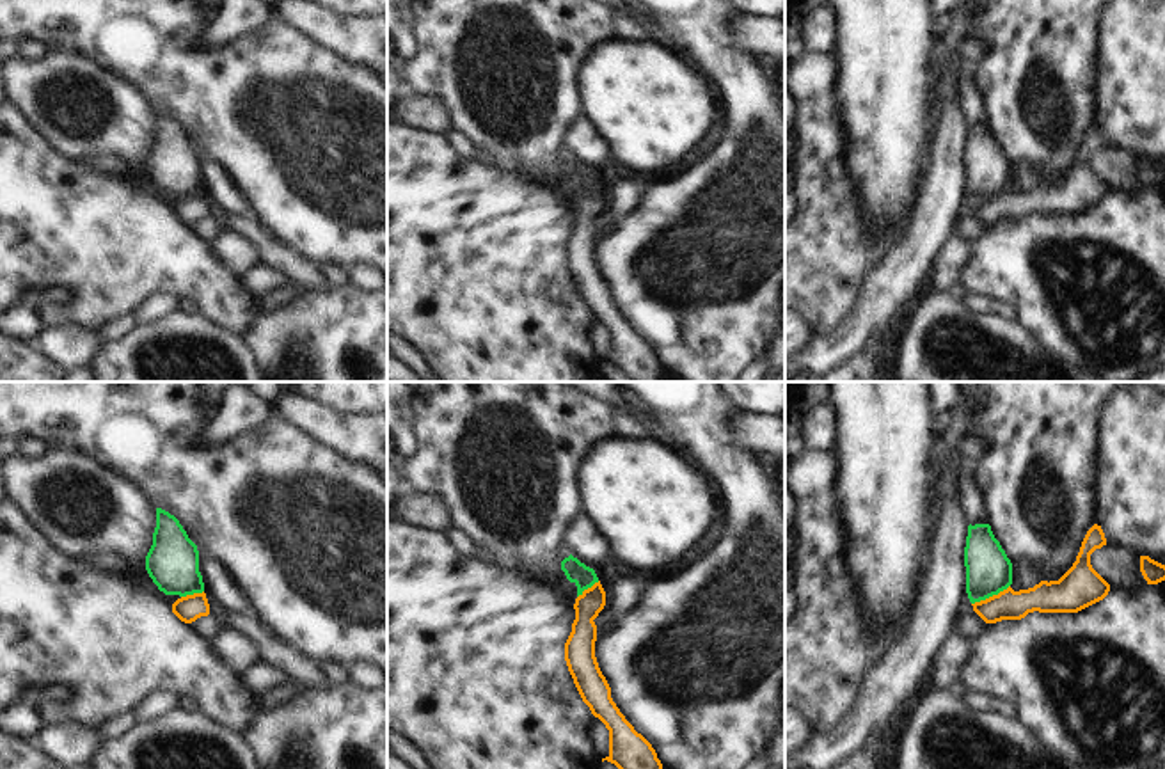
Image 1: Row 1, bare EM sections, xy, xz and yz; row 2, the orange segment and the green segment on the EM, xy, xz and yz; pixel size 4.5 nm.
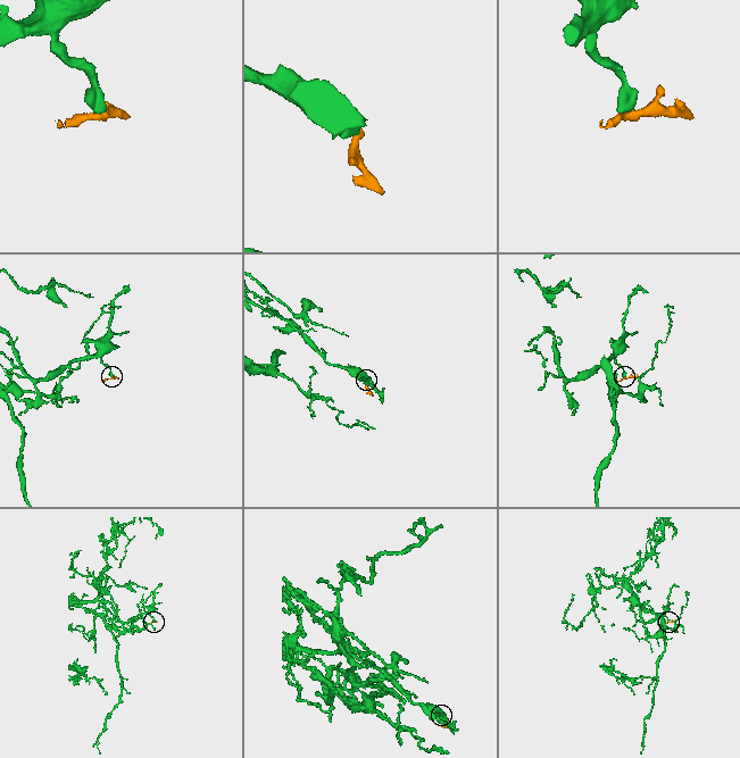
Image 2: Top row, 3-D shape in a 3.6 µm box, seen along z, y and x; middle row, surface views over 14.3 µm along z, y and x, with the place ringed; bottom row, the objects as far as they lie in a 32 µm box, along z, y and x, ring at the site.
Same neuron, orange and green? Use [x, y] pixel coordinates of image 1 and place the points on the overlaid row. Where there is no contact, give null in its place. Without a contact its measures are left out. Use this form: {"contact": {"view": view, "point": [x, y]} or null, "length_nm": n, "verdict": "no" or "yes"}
{"contact": {"view": "yz", "point": [990, 597]}, "length_nm": 200, "verdict": "no"}

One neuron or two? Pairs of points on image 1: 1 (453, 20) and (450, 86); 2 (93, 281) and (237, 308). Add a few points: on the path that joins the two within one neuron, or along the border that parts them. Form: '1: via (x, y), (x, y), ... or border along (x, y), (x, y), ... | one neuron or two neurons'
1: via (453, 36), (451, 70) | one neuron
2: via (128, 277), (201, 277) | one neuron

